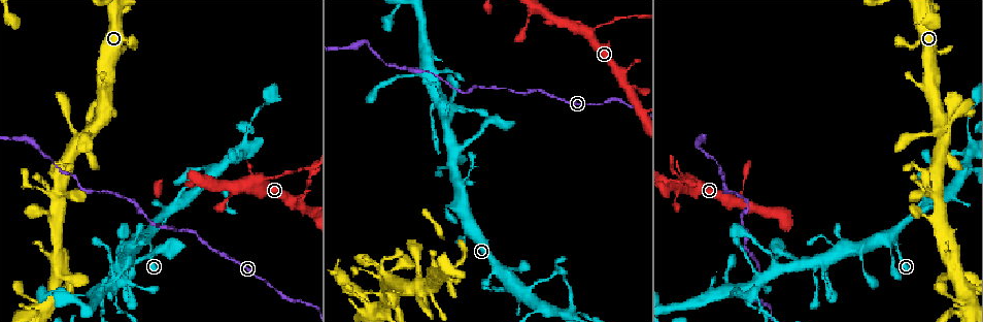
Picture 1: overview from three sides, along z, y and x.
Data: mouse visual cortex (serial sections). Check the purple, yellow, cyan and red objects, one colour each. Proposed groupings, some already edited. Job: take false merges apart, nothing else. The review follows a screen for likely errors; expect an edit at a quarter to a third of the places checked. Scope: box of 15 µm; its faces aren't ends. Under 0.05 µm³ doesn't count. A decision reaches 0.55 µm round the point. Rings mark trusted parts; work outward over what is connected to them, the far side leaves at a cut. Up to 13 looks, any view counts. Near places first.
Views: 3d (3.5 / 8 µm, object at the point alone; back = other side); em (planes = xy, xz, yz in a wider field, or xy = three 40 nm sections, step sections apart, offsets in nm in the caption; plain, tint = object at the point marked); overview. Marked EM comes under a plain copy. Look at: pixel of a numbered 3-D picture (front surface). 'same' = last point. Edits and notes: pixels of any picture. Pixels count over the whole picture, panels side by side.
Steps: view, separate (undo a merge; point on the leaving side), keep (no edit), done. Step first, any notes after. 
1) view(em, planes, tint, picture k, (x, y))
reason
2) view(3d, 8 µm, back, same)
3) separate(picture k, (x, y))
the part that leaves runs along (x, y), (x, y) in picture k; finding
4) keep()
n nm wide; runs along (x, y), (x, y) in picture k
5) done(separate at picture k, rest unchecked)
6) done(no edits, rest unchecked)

view(3d, 3.5 µm, picture 1, (811, 265))
four or more arms meet

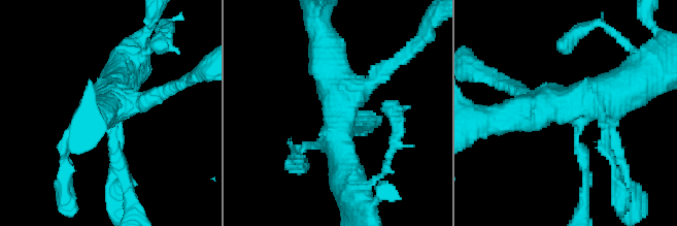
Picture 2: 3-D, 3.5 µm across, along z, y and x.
keep()
runs along (628, 87), (502, 119) in picture 2; one cell here

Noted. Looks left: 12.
view(em, planes, tint, picture 1, (105, 294))
looks like a crossing

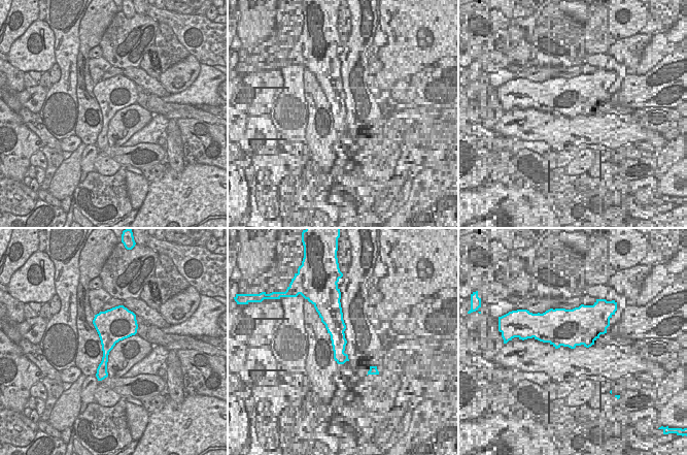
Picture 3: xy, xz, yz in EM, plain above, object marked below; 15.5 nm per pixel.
view(3d, 3.5 µm, back, same)

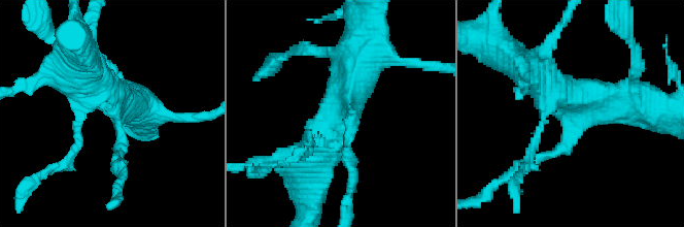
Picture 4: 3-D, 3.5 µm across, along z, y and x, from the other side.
separate(picture 4, (346, 156))
two cells meet here

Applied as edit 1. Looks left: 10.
view(3d, 3.5 µm, picture 1, (242, 154))
sharp bend

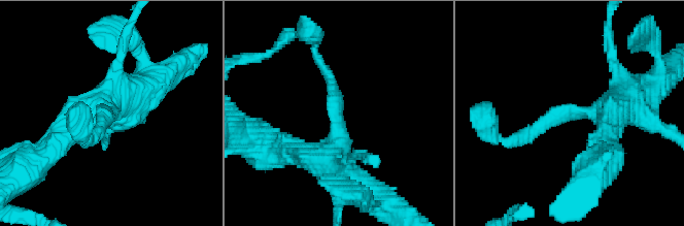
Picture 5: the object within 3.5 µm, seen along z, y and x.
view(em, planes, tint, picture 5, (339, 122))
arms of 200, 450 nm

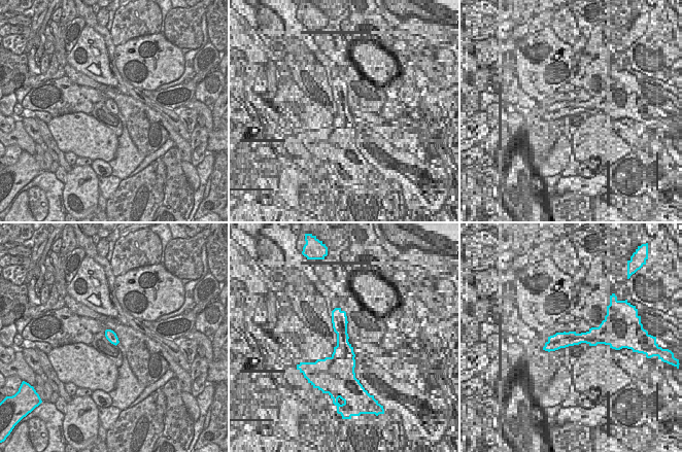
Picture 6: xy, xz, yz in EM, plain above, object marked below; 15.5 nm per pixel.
keep()
runs along (306, 156), (337, 146), (321, 66) in picture 5; continuous, no second cell

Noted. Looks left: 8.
view(3d, 8 µm, picture 1, (424, 294))
sharp bend

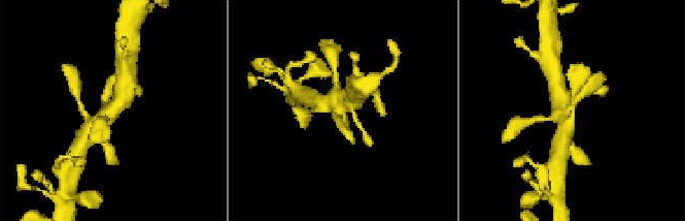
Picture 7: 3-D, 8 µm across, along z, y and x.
view(em, xy, step 5, tint, picture 7, (340, 108))

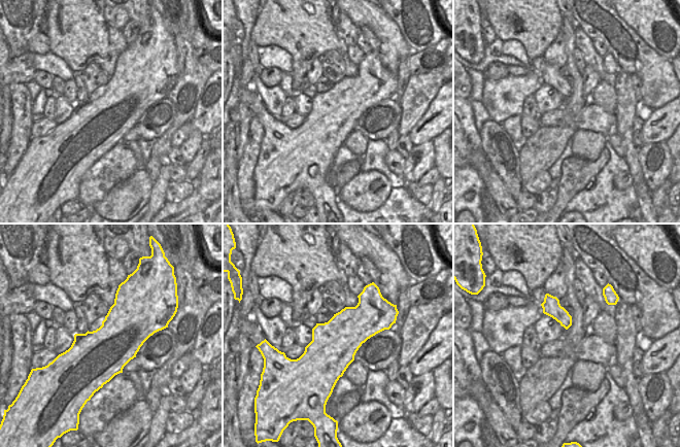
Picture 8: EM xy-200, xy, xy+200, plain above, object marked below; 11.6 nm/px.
keep()
runs along (124, 86), (115, 108), (89, 131) in picture 7; one cell here

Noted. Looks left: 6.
view(3d, 3.5 µm, picture 1, (56, 190))
four-way junction

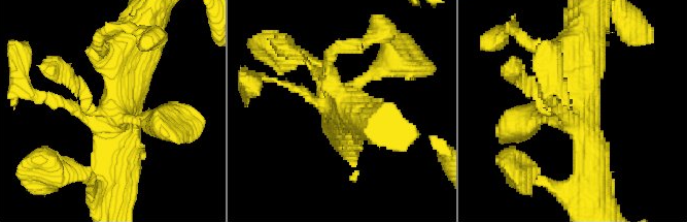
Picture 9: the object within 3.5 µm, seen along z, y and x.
view(em, xy, step 5, tint, picture 9, (119, 113))
now the EM

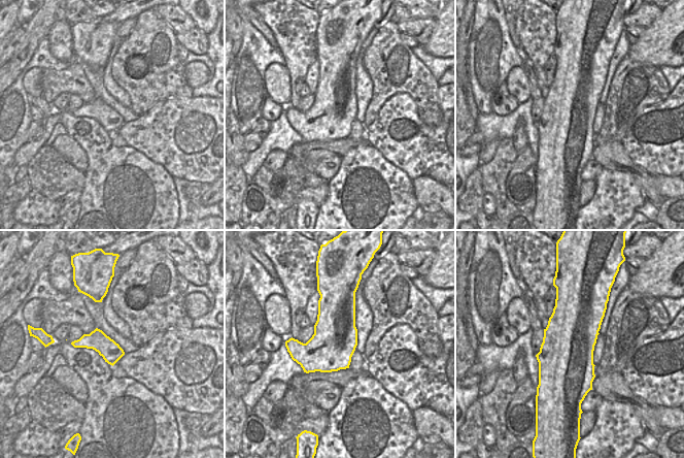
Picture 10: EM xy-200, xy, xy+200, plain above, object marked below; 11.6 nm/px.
keep()
550 nm wide; runs along (131, 44), (118, 112), (115, 181) in picture 9; all the same cell

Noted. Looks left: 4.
done(separate at picture 4, rest unchecked)

